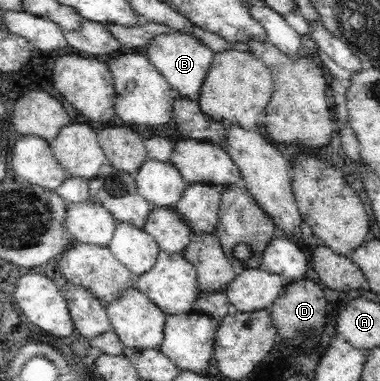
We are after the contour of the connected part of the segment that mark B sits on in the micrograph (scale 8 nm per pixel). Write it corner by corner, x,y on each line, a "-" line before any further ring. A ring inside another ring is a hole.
173,29
172,32
153,36
142,50
173,90
179,92
180,96
186,97
187,100
198,102
200,88
203,86
204,77
207,76
207,70
211,68
215,54
209,45
199,40
197,36
191,36
189,32

